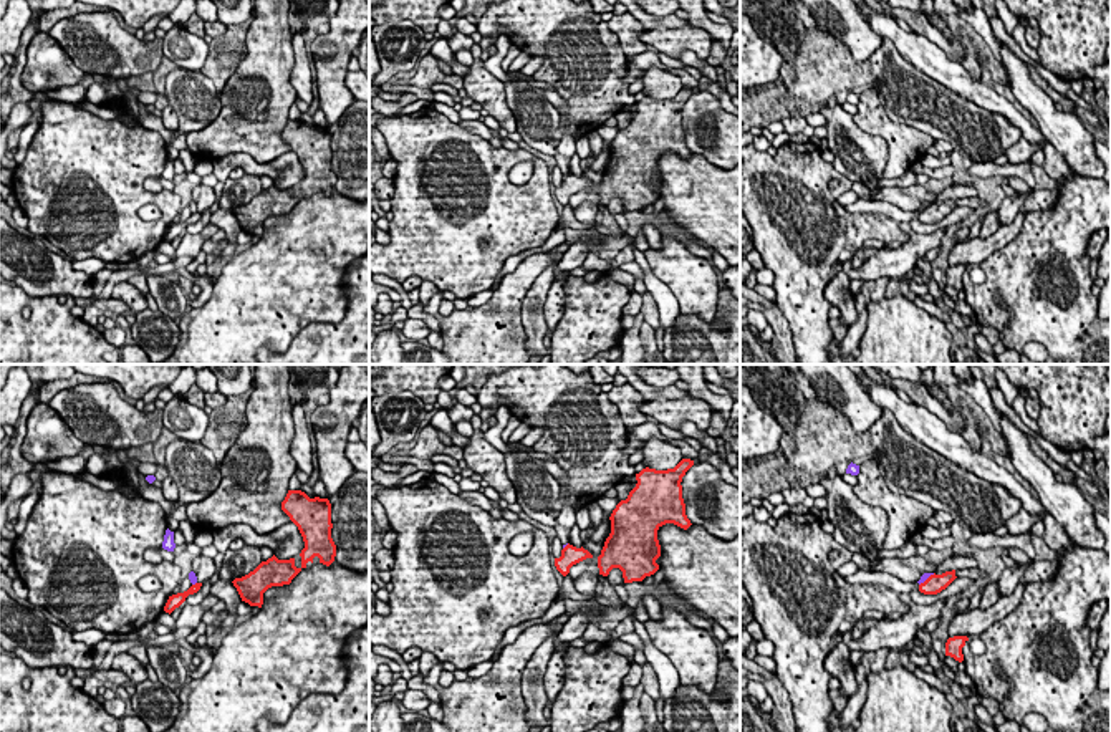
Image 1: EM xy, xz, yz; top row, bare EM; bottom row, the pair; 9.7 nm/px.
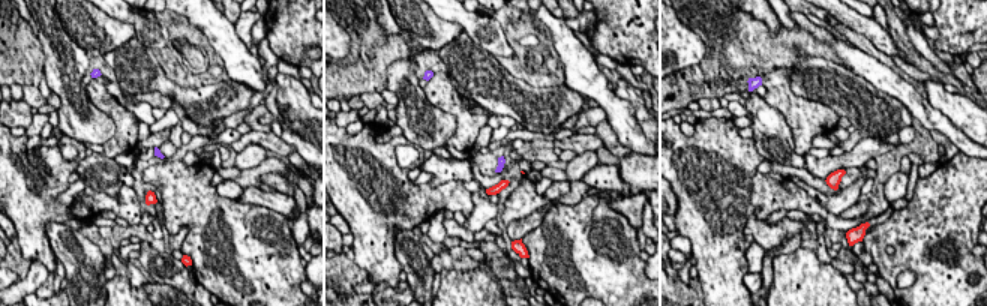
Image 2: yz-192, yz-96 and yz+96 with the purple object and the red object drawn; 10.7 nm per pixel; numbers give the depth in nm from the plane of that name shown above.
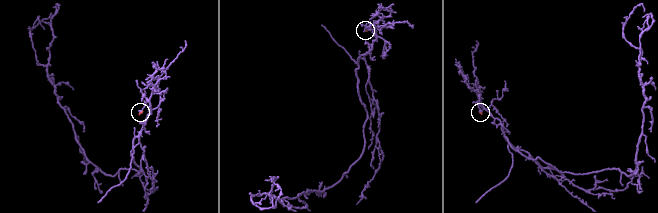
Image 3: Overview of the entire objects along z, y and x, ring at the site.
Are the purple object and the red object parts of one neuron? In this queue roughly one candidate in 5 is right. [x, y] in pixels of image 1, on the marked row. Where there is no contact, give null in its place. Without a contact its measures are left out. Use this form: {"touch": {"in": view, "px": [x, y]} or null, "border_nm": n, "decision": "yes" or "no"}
{"touch": {"in": "yz", "px": [926, 578]}, "border_nm": 200, "decision": "no"}

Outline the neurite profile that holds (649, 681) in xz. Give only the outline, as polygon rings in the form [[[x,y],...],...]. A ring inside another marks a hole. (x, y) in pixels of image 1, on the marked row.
[[[646,662],[642,666],[642,677],[641,677],[641,684],[644,687],[644,692],[652,699],[657,701],[661,697],[661,687],[659,687],[659,681],[657,681],[657,674],[654,671],[654,667]]]

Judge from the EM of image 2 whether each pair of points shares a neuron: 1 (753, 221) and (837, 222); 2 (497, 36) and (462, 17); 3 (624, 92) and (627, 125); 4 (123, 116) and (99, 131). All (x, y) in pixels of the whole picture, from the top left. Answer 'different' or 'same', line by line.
1: different
2: same
3: different
4: different

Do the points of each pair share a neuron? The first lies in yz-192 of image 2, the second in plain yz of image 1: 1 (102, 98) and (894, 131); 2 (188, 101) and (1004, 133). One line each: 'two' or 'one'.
1: one
2: one

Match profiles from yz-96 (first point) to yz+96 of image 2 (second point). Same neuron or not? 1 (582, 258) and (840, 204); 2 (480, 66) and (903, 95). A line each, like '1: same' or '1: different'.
1: different
2: different

